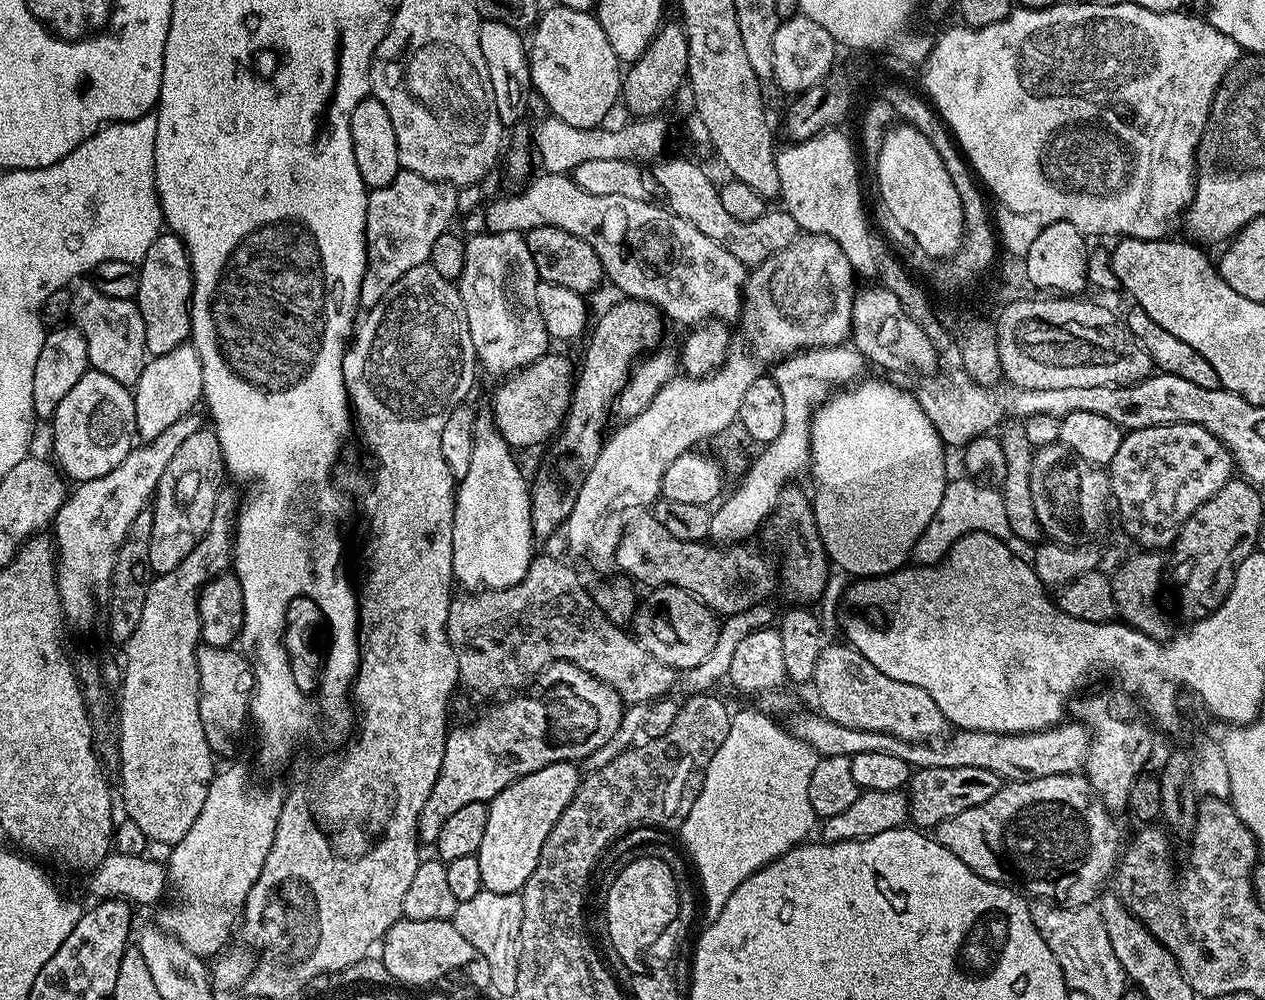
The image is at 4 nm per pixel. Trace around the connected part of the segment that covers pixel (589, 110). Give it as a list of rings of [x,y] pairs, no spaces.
[[[553,6],[541,11],[539,20],[534,25],[530,36],[530,67],[532,70],[532,86],[535,95],[544,99],[544,104],[551,115],[556,116],[570,126],[593,128],[603,125],[604,119],[622,96],[622,62],[614,54],[614,46],[610,46],[610,38],[606,38],[606,30],[596,20],[592,12],[570,10]]]

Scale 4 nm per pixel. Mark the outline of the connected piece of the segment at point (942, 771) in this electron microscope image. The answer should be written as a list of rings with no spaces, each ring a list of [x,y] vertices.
[[[934,766],[918,768],[906,785],[908,814],[911,823],[920,830],[935,829],[937,824],[970,806],[982,806],[986,798],[994,798],[1002,787],[1002,778],[994,770],[981,770],[979,766]]]

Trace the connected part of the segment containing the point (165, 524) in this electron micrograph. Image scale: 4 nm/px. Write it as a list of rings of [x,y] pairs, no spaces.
[[[201,427],[199,432],[190,434],[182,446],[174,453],[174,458],[166,465],[166,470],[162,470],[162,478],[158,482],[151,501],[152,517],[154,518],[154,530],[150,533],[150,566],[152,572],[159,574],[174,570],[198,546],[198,542],[210,530],[210,518],[214,518],[214,506],[222,487],[220,481],[222,476],[222,461],[220,458],[220,443],[215,431],[211,427]]]

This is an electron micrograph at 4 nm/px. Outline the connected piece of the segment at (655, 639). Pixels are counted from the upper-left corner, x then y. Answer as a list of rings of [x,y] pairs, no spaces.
[[[667,584],[651,589],[647,594],[649,596],[645,600],[643,597],[636,609],[634,635],[646,651],[658,658],[658,662],[677,670],[692,668],[705,661],[714,645],[721,643],[721,621],[717,613],[707,608],[694,593]]]

